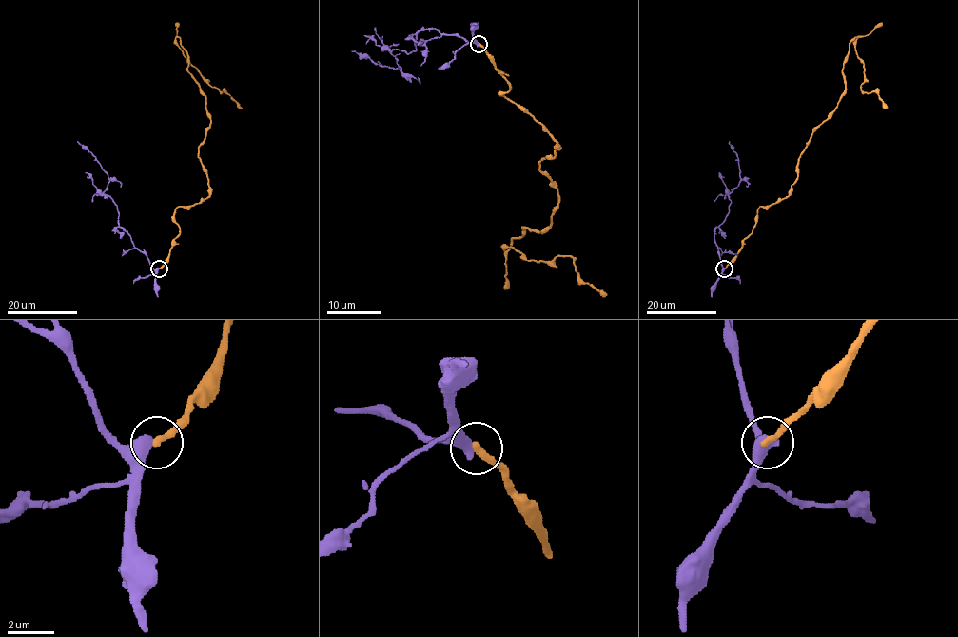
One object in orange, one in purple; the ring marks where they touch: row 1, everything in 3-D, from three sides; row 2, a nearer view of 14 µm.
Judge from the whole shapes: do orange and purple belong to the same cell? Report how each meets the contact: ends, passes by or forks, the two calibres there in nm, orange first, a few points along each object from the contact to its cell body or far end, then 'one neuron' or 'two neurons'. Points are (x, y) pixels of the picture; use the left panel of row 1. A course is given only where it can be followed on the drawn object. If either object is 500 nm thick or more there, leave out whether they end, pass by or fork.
calibres 320 and 600 nm; course orange (160, 268), (180, 232), (176, 209), (209, 195), (199, 147), (210, 114), (177, 37), (204, 79), (242, 109); course purple (159, 268), (150, 265), (149, 259), (119, 226), (118, 208), (103, 192), (107, 185), (107, 174), (77, 141); two neurons

